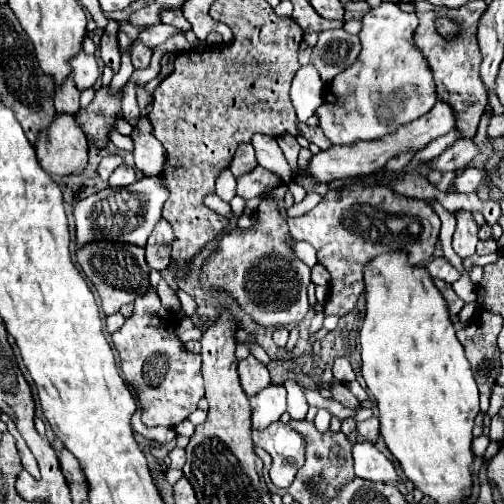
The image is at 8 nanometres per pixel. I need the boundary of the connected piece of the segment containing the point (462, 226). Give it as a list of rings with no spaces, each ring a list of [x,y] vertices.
[[[465,209],[455,211],[455,219],[457,219],[457,229],[453,233],[453,249],[461,259],[465,259],[475,253],[475,245],[479,241],[477,239],[479,227],[477,227],[473,215]]]

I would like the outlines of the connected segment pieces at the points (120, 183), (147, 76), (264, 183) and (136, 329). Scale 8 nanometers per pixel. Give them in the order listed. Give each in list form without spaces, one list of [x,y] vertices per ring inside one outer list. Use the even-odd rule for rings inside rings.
[[[121,165],[121,167],[117,167],[117,169],[111,173],[109,185],[111,185],[111,187],[127,187],[127,185],[133,183],[135,179],[137,179],[137,177],[135,177],[135,169]]]
[[[151,63],[147,69],[143,69],[143,71],[135,71],[133,77],[131,77],[131,81],[135,81],[135,83],[147,83],[147,81],[151,81],[151,79],[157,77],[159,69],[161,69],[159,63]]]
[[[255,167],[253,171],[249,171],[249,175],[243,175],[241,179],[237,179],[237,195],[245,199],[253,199],[281,185],[285,185],[285,181],[277,173],[271,173],[263,167]]]
[[[149,289],[147,295],[135,301],[135,311],[125,325],[113,333],[113,345],[121,359],[121,371],[141,401],[143,423],[147,427],[175,427],[197,409],[197,403],[205,393],[201,355],[185,351],[183,343],[175,335],[175,327],[175,313],[165,309],[157,293]]]

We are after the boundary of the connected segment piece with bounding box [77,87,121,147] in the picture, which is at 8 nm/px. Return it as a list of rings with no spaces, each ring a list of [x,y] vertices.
[[[101,87],[95,99],[77,115],[77,121],[83,133],[97,143],[97,147],[105,147],[107,131],[115,121],[115,115],[121,111],[121,97],[115,97],[109,87]]]

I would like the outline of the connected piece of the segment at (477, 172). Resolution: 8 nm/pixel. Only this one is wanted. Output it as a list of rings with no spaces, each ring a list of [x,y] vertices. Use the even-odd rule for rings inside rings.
[[[471,167],[471,169],[467,169],[463,175],[459,175],[459,177],[455,179],[453,189],[455,189],[455,193],[477,193],[477,191],[479,191],[477,187],[483,185],[483,181],[485,181],[483,169]]]

